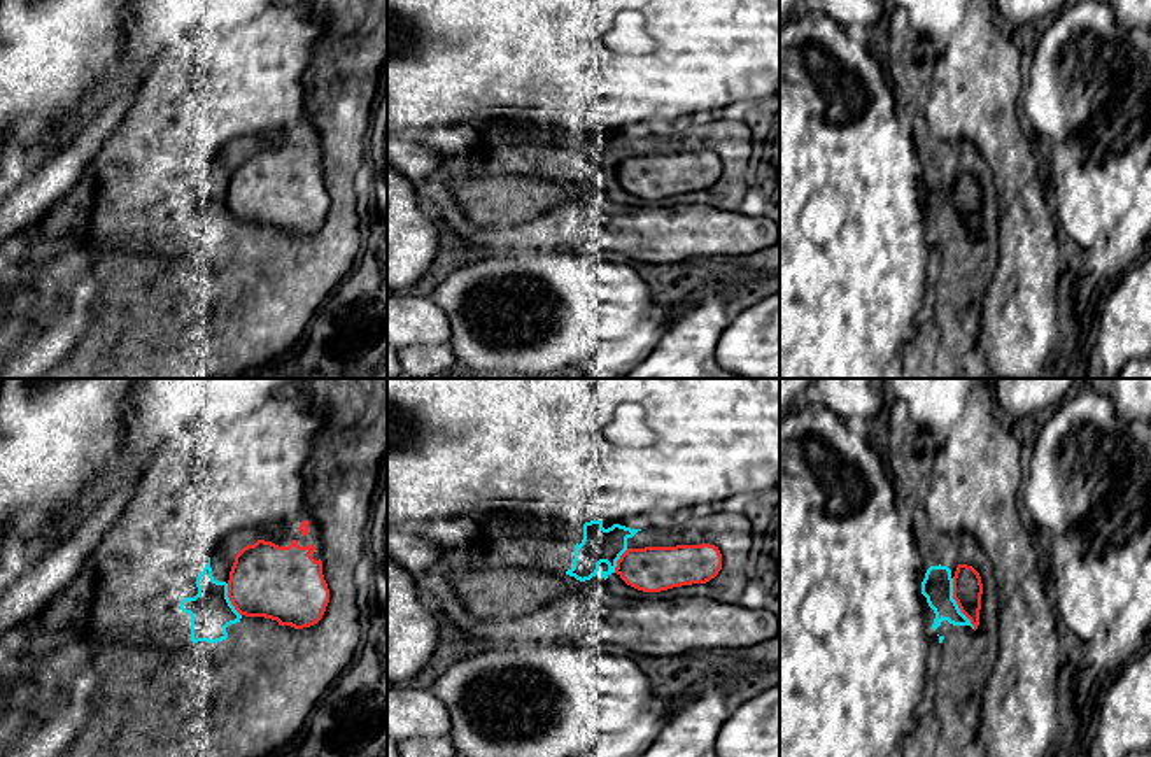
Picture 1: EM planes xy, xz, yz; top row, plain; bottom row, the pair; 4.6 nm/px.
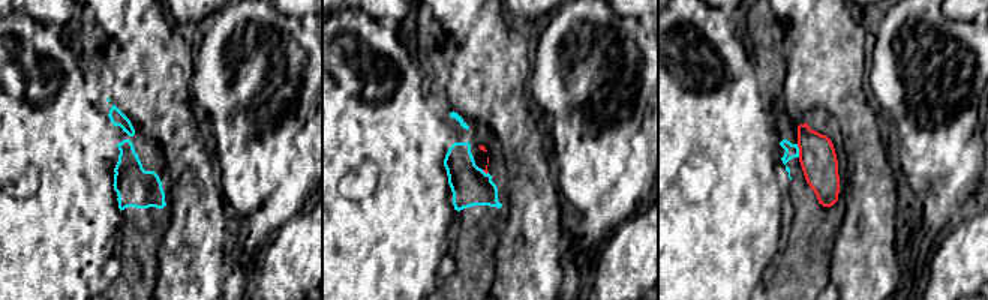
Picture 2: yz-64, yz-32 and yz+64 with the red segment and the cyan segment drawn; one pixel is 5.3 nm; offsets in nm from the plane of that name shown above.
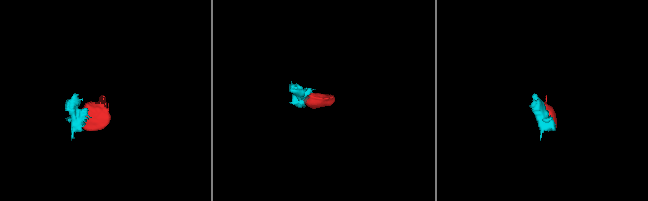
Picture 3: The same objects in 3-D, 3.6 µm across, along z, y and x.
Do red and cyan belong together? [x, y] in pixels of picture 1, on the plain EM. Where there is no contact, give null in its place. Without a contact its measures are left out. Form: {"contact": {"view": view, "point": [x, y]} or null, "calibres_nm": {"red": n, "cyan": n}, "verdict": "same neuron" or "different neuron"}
{"contact": {"view": "yz", "point": [957, 211]}, "calibres_nm": {"red": 140, "cyan": 140}, "verdict": "different neuron"}

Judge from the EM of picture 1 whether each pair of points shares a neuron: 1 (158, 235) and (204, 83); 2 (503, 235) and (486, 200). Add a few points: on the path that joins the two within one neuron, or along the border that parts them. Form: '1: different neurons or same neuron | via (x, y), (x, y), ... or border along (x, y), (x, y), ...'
1: same neuron | via (158, 197), (158, 155), (179, 121)
2: different neurons | border along (461, 211), (477, 226), (510, 225)

